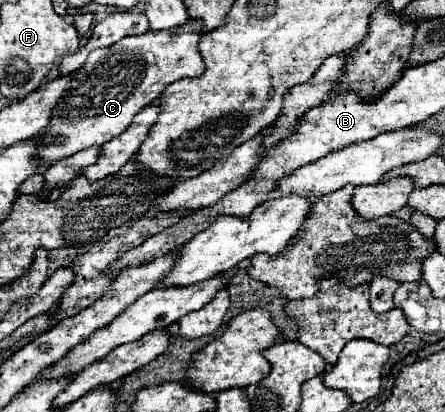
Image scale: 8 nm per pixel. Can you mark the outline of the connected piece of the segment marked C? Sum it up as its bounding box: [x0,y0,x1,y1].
[39,22,205,168]

